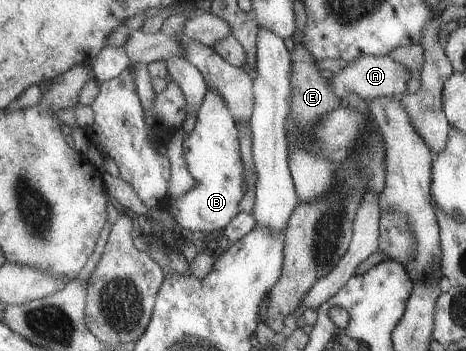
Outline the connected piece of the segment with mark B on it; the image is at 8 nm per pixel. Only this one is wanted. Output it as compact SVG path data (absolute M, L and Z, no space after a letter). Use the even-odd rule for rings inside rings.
M209 89L208 95L197 109L194 129L185 134L183 141L186 167L198 185L184 195L174 198L167 210L169 215L175 218L180 232L184 234L194 231L220 234L233 217L240 214L240 199L246 191L242 185L244 169L234 120L224 98Z

